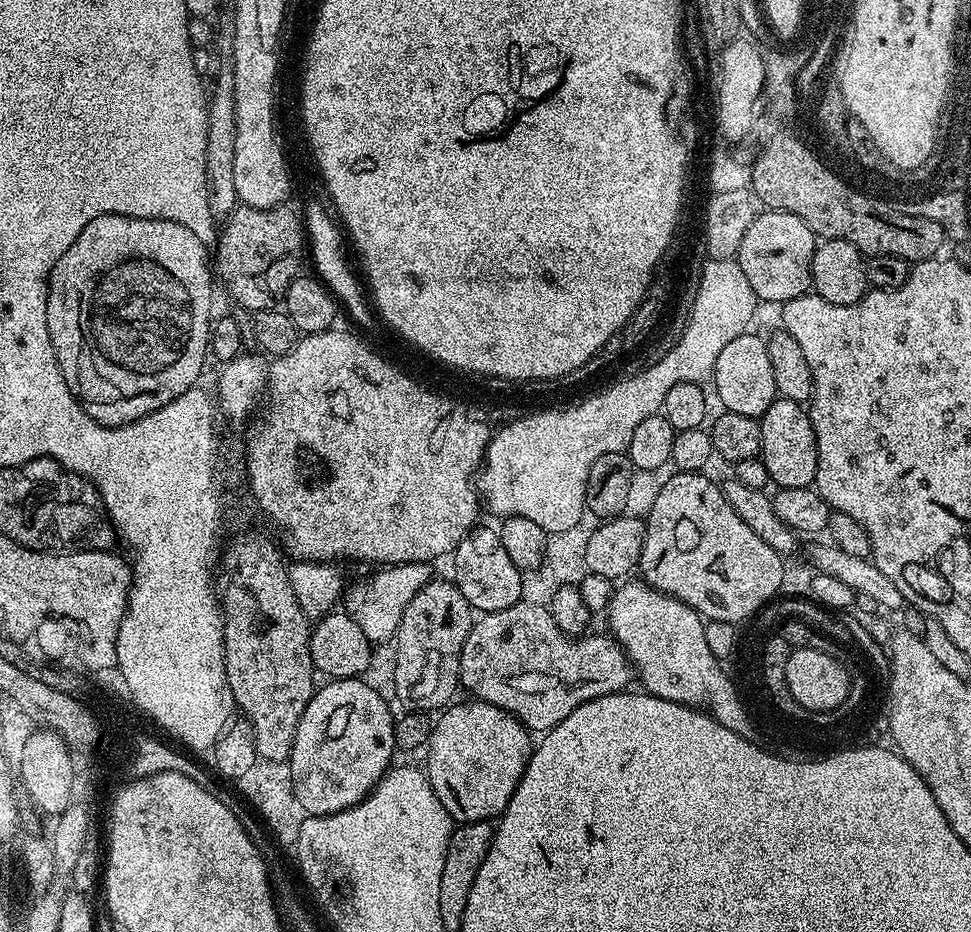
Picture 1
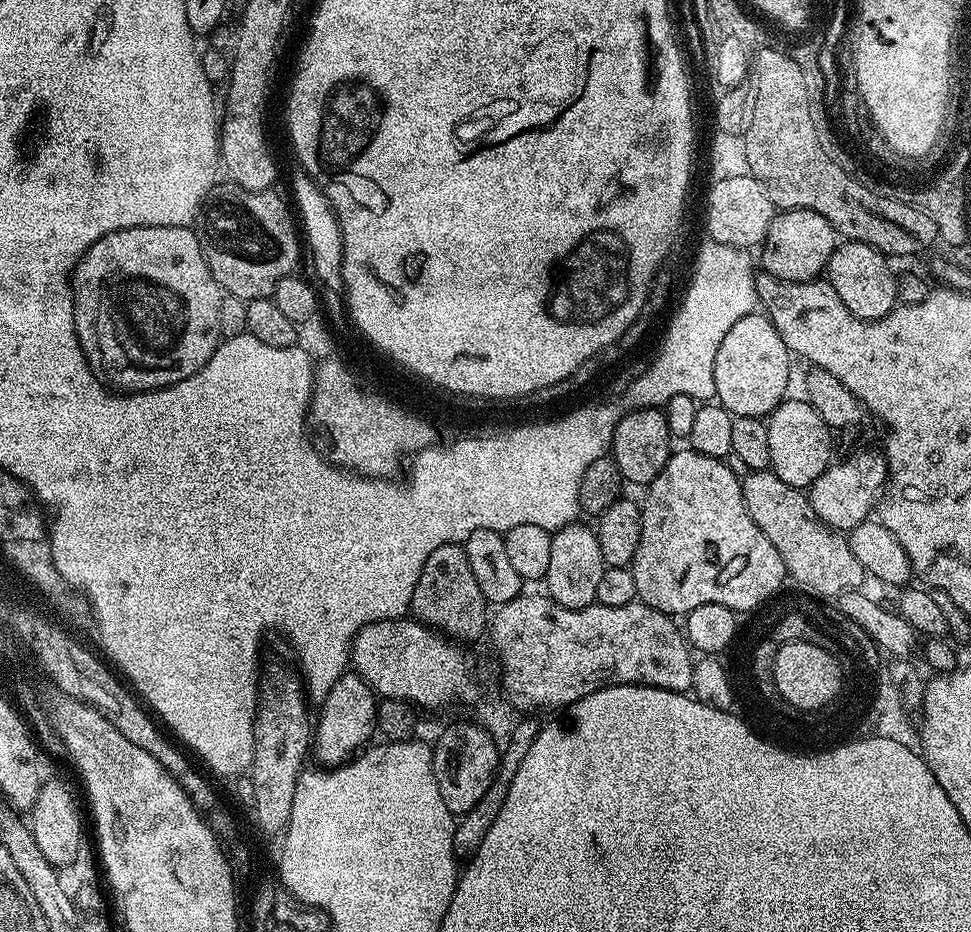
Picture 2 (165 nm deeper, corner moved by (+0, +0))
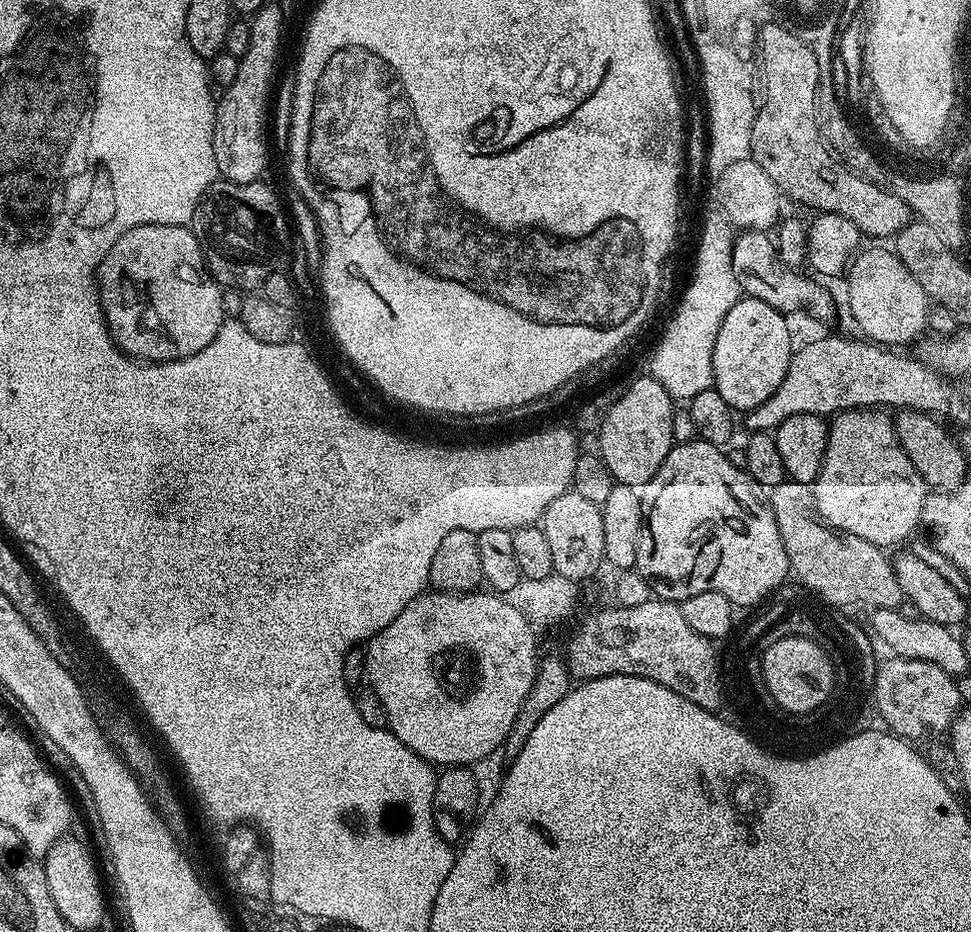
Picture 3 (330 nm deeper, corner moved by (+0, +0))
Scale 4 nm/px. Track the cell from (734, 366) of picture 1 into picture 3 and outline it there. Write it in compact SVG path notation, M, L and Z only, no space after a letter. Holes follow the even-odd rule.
M744 296L722 318L722 326L714 338L714 370L712 382L718 394L726 398L726 402L740 414L747 414L752 409L762 406L778 386L782 386L782 378L786 378L786 370L792 361L794 343L792 332L788 329L785 313L774 306L766 306L766 302L756 300L753 296Z

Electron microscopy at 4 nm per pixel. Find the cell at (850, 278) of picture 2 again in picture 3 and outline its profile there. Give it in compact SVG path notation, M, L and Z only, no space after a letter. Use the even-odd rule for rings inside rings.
M868 248L856 253L848 266L848 312L860 327L859 335L881 346L904 346L928 328L930 299L895 251Z

